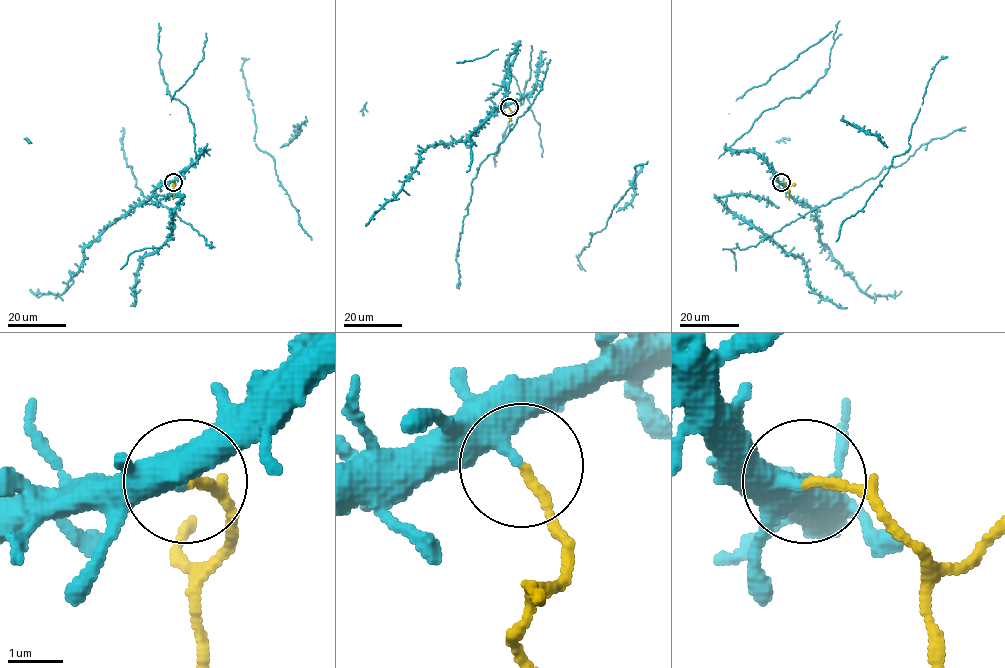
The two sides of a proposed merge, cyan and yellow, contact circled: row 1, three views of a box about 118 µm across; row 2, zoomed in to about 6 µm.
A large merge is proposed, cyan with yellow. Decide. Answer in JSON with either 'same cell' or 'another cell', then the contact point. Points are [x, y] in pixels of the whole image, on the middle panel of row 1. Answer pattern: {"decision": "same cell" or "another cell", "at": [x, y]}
{"decision": "another cell", "at": [509, 107]}

